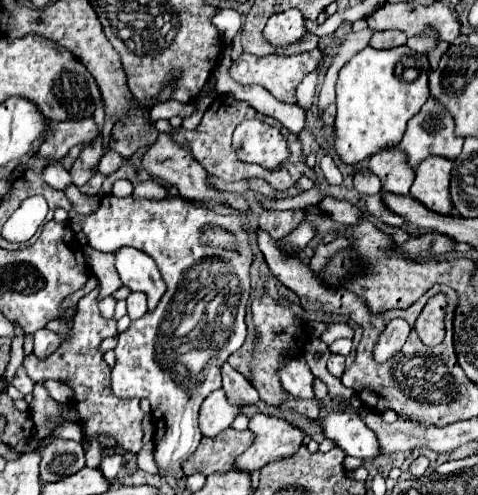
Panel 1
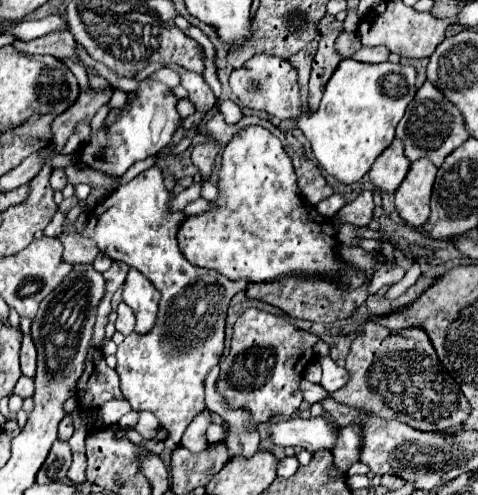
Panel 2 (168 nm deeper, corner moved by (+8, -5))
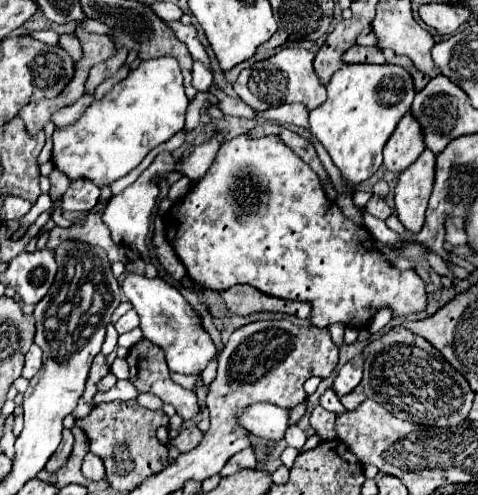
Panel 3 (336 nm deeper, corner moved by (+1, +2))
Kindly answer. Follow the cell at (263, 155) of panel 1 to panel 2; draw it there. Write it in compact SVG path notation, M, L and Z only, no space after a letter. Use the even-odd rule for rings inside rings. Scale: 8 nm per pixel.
M246 126L228 142L222 152L222 166L218 170L220 178L220 210L206 212L202 216L188 216L178 230L178 244L186 260L196 266L216 268L232 280L246 278L248 282L268 282L290 274L322 274L340 278L344 286L358 288L364 282L364 274L352 266L340 262L334 254L336 232L330 218L320 216L308 206L296 188L296 174L282 142L262 126Z

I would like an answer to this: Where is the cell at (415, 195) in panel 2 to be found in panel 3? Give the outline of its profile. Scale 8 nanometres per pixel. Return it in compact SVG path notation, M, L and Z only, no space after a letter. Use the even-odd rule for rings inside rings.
M425 149L397 179L395 209L407 231L419 233L425 221L425 209L435 179L435 155Z

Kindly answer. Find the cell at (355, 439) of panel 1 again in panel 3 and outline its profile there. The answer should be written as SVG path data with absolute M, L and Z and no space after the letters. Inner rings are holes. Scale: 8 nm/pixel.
M255 403L237 415L237 423L255 437L279 441L287 431L287 411L271 403Z

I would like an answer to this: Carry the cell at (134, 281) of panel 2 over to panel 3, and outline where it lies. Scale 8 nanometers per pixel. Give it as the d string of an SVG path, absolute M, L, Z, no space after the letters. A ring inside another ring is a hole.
M127 275L123 281L123 293L133 303L133 309L141 317L141 331L147 341L165 351L165 359L171 371L185 375L199 375L209 361L217 357L217 345L205 331L201 317L191 309L183 295L163 279L147 279L143 275Z

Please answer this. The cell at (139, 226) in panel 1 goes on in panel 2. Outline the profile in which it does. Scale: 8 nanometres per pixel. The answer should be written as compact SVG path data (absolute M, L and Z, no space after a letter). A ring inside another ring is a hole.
M158 166L148 168L146 172L138 174L134 180L118 186L114 192L102 198L88 214L88 224L80 232L80 236L96 242L98 250L108 258L138 268L144 276L148 276L148 280L158 288L158 292L162 292L158 304L158 316L152 330L148 334L132 332L118 346L116 372L120 376L120 388L124 392L124 398L130 402L132 410L152 412L158 418L160 426L168 432L164 440L166 452L174 452L180 446L180 438L186 426L192 422L192 416L204 410L204 380L208 372L220 362L220 356L224 352L228 302L234 298L236 292L248 286L246 280L230 280L216 270L194 266L184 258L184 254L178 250L176 232L178 226L184 222L186 214L170 210L172 196L174 192L168 192L162 184L160 168Z

